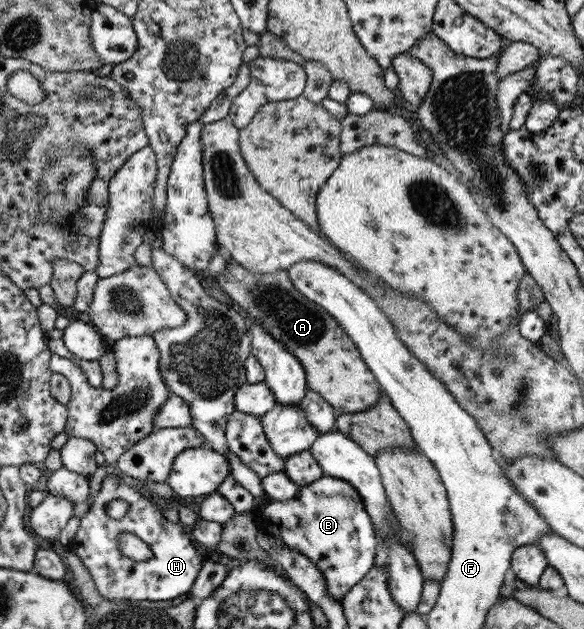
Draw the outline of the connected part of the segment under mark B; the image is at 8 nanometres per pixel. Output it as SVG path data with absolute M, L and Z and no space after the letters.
M324 474L319 480L305 484L299 488L299 496L285 502L270 501L263 510L252 513L258 528L278 537L291 549L301 551L313 561L323 574L327 595L342 601L343 597L353 588L375 564L376 546L378 544L375 526L365 509L363 498L355 487L347 481Z

